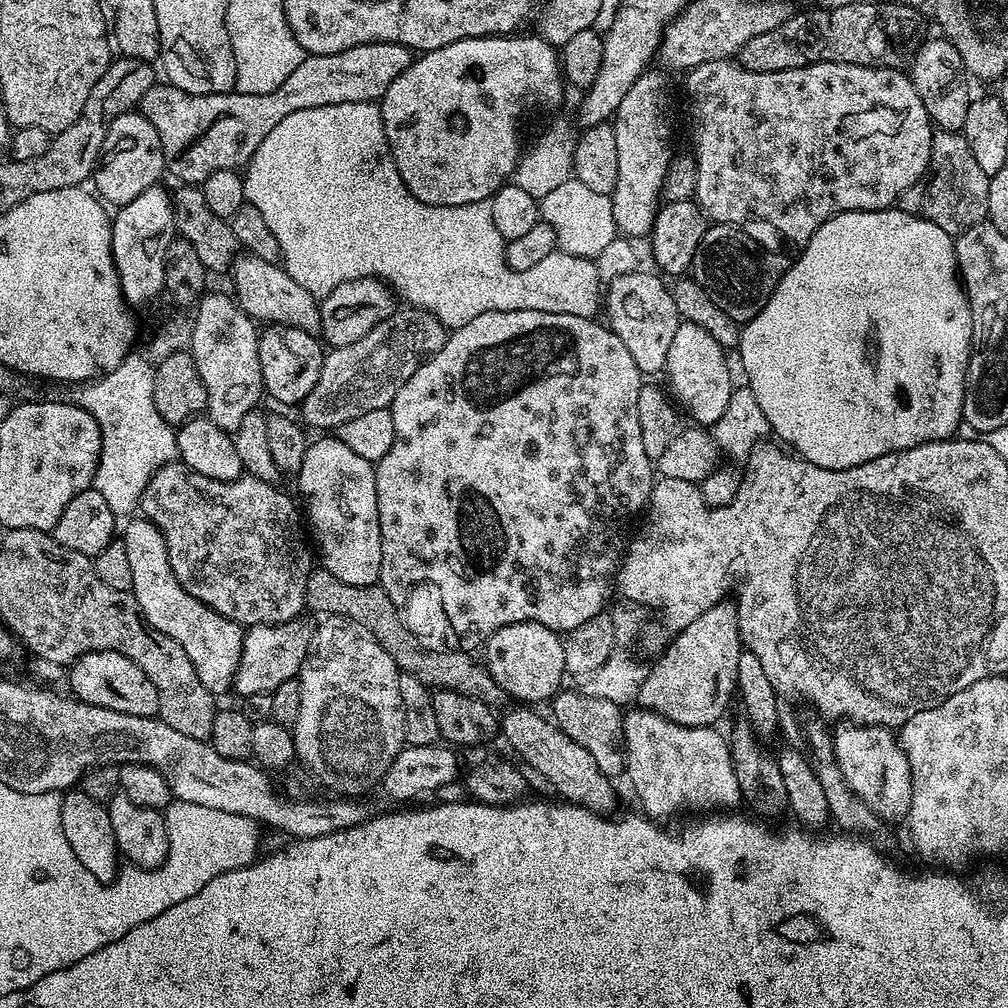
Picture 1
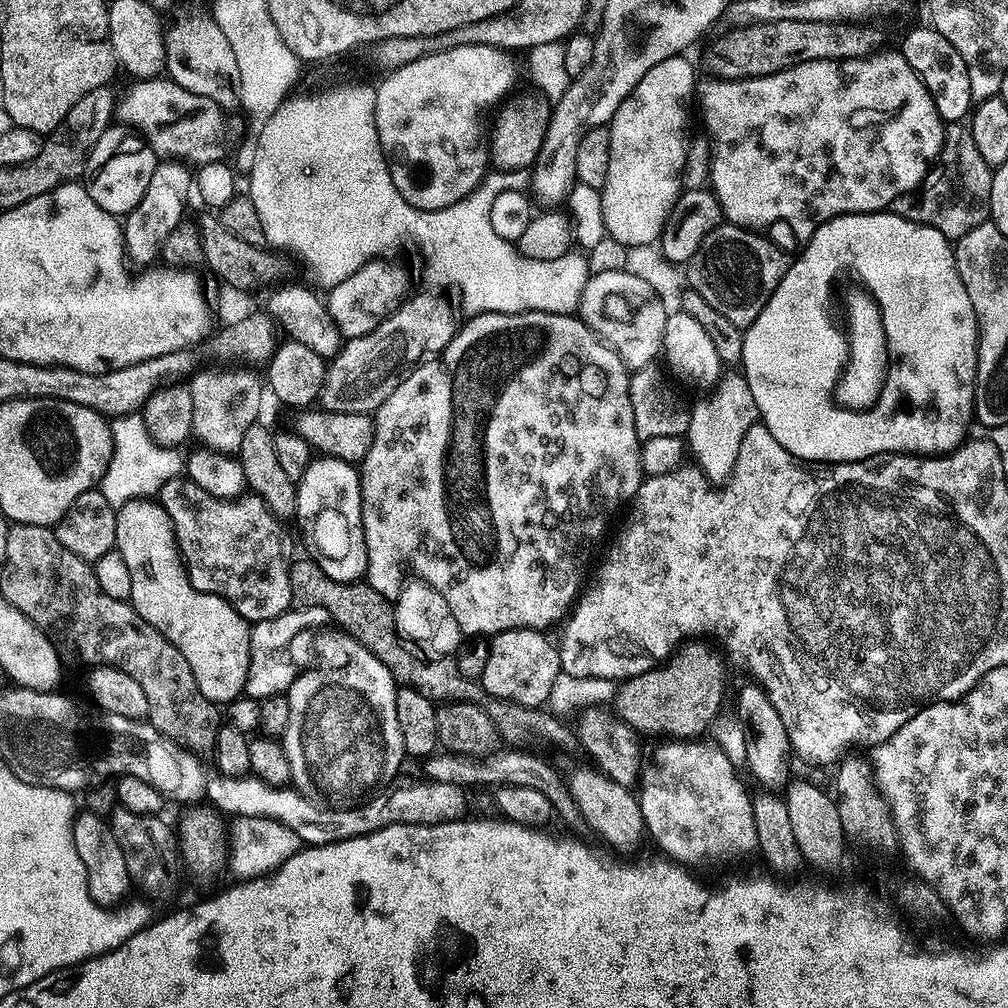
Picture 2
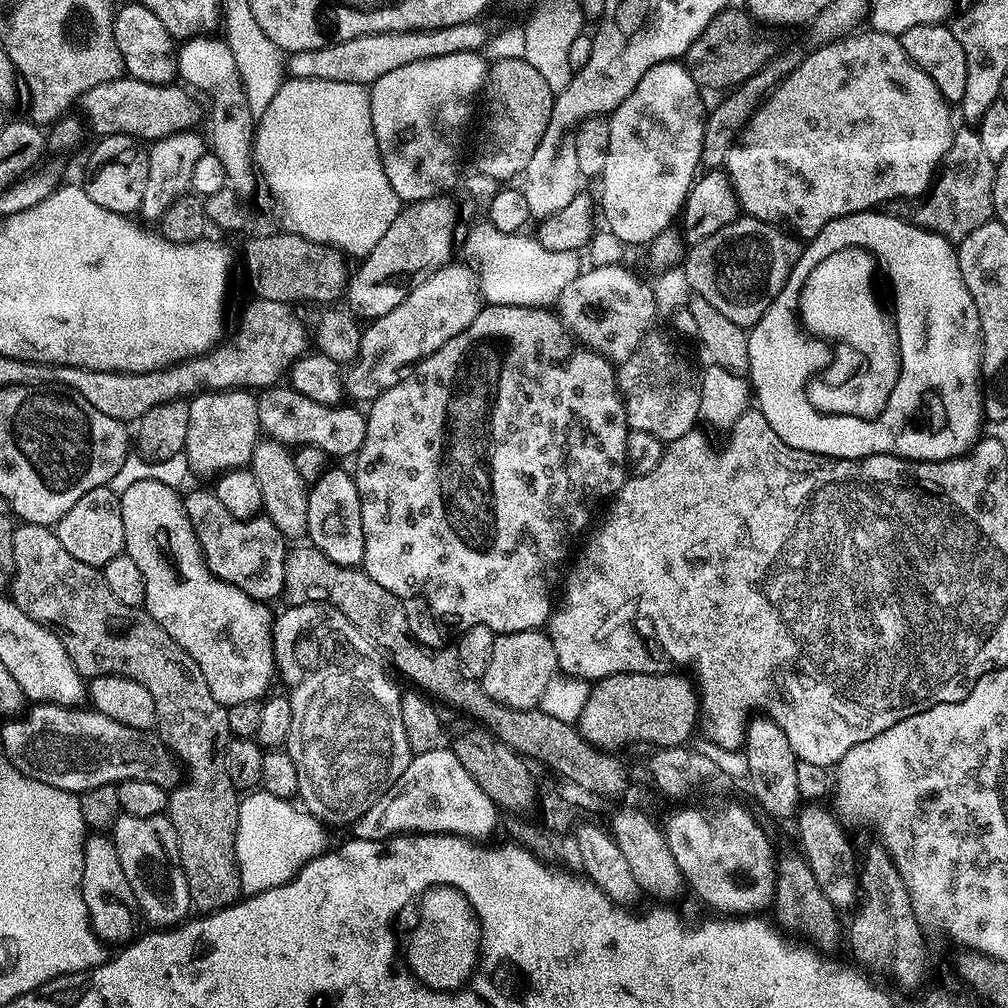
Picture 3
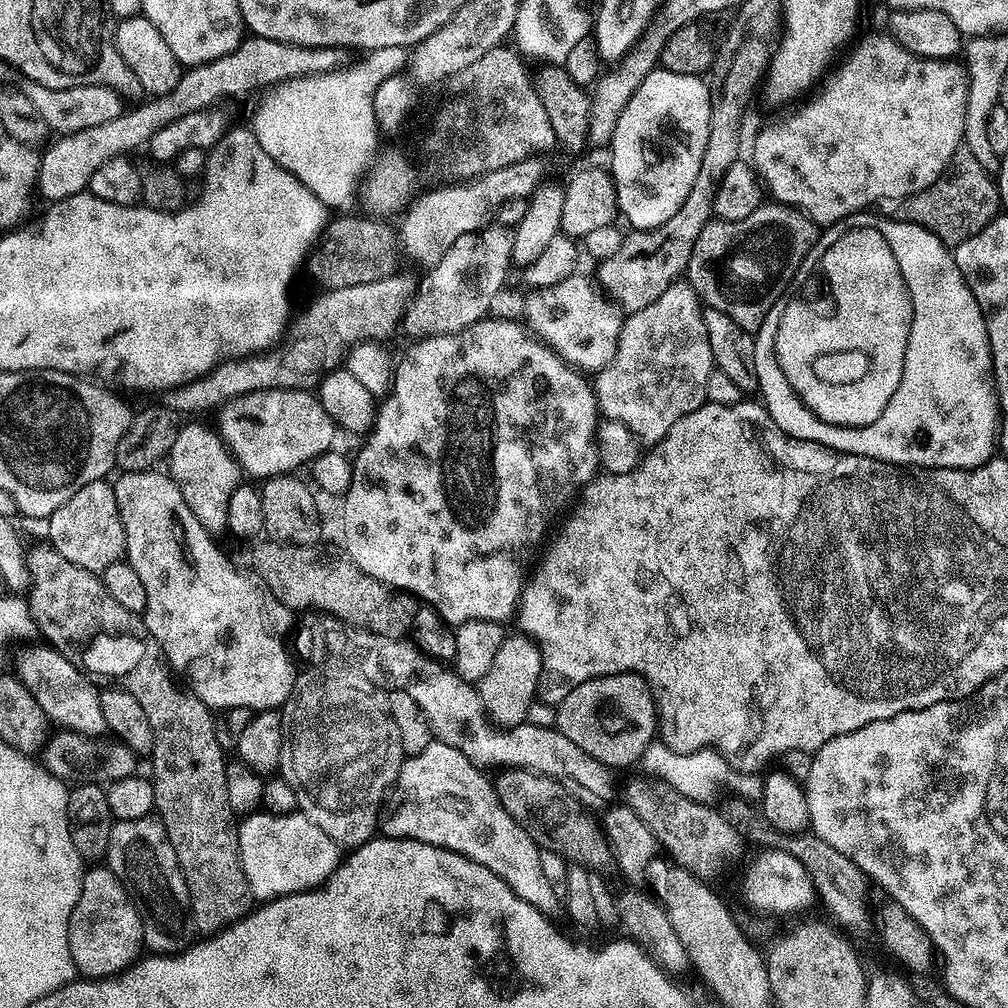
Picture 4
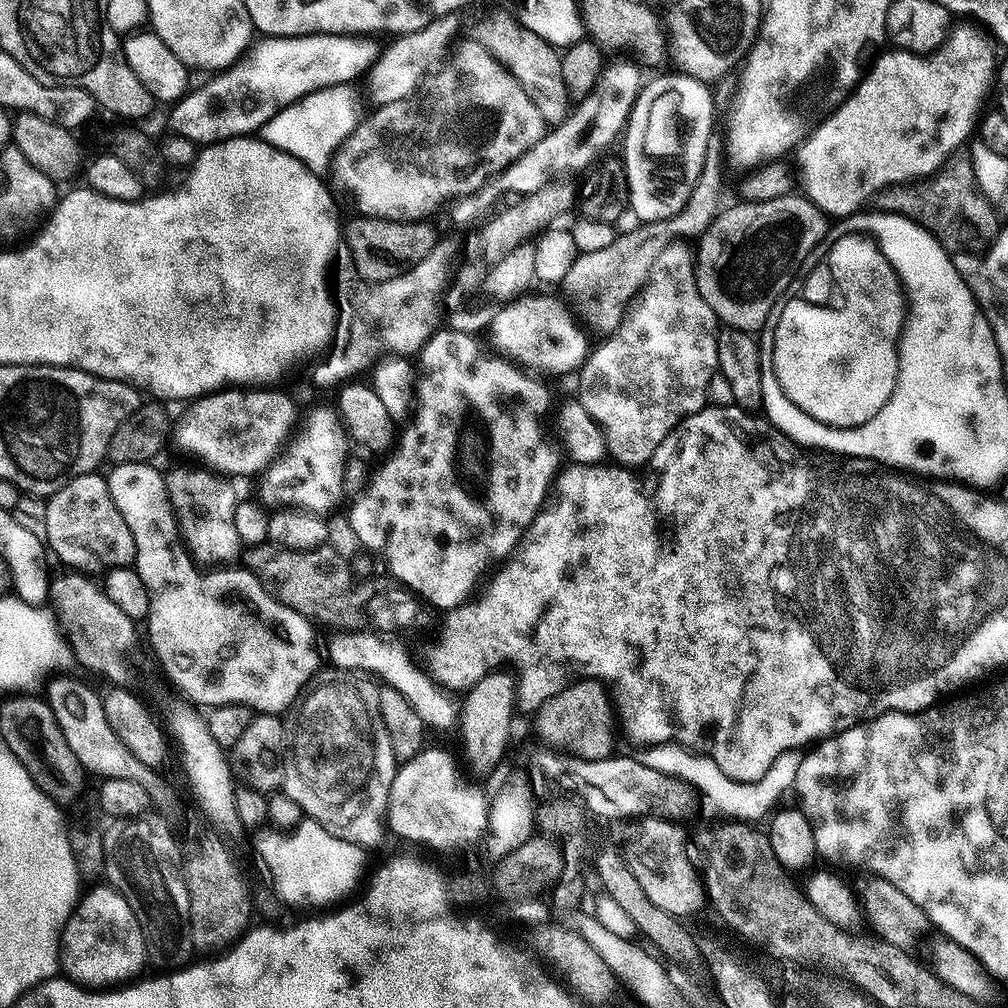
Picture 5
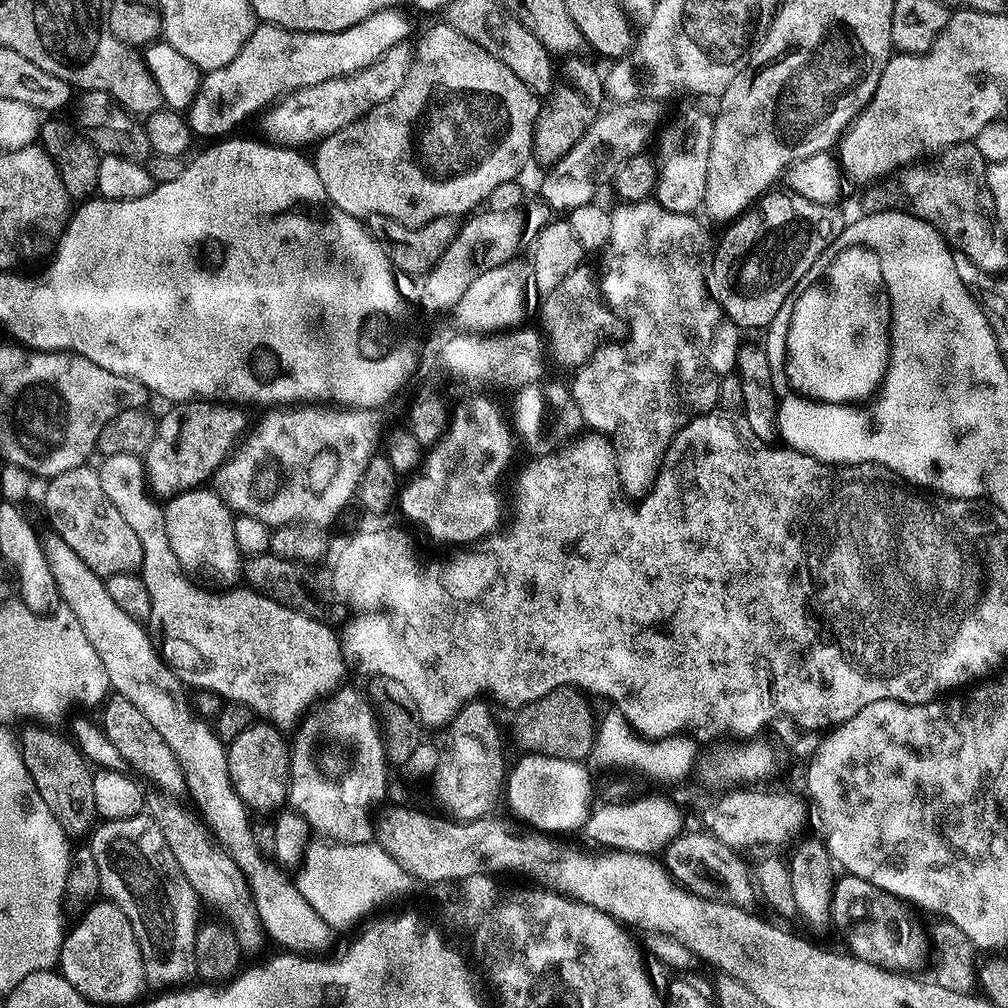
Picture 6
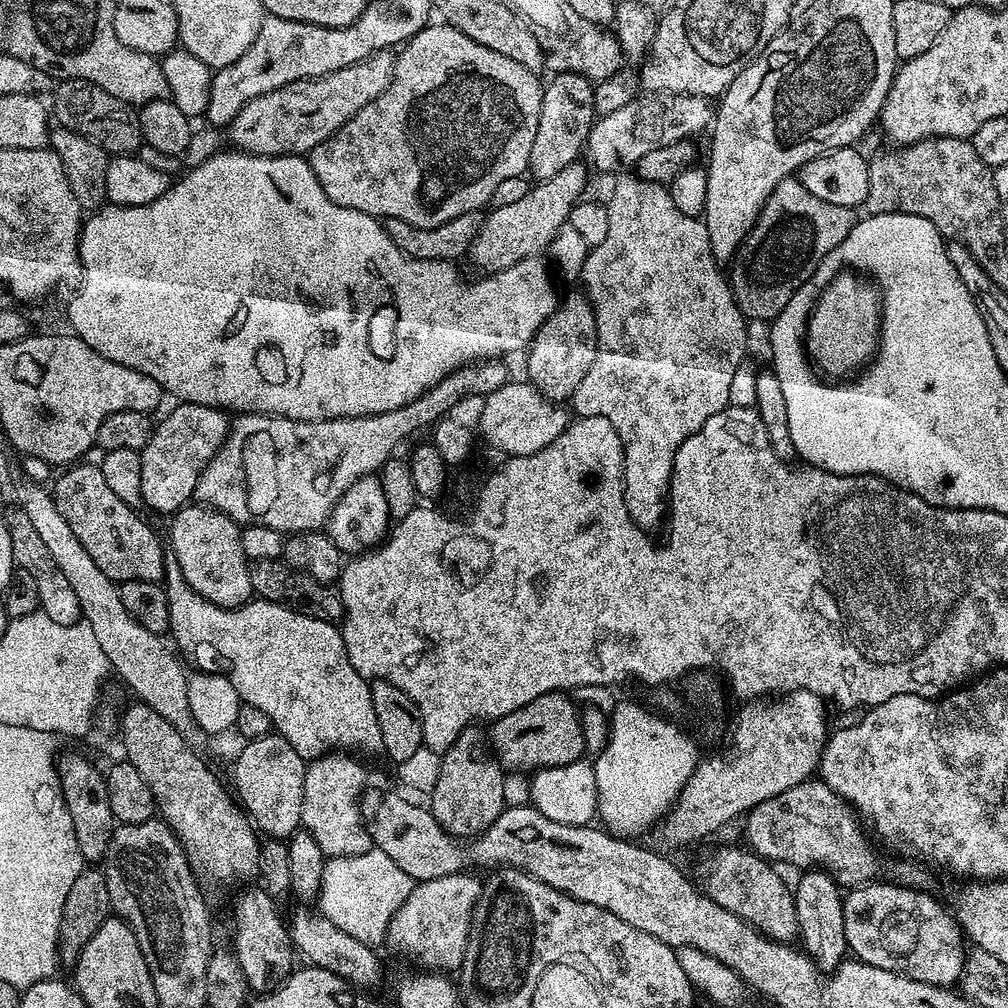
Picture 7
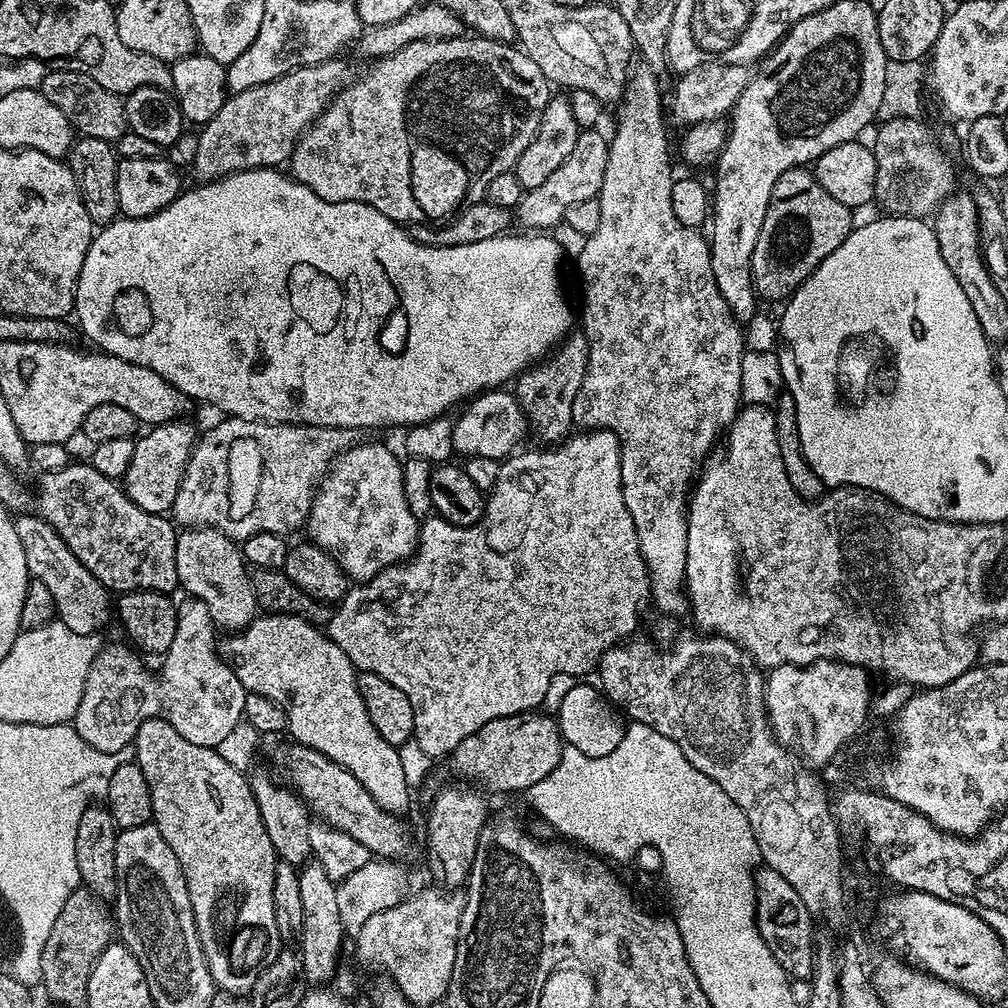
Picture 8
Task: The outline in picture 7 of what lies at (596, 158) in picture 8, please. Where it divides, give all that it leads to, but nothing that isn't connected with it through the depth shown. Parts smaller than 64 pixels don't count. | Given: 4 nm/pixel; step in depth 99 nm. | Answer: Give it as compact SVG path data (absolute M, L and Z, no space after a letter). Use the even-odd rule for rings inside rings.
M583 163L571 164L566 166L566 170L558 170L554 178L529 187L526 198L521 198L519 202L492 208L490 214L485 215L478 238L469 248L468 258L480 268L479 271L491 274L539 255L539 251L542 248L547 249L560 229L565 227L572 207L579 204L585 195L584 187L588 184L587 171L589 172L589 169Z

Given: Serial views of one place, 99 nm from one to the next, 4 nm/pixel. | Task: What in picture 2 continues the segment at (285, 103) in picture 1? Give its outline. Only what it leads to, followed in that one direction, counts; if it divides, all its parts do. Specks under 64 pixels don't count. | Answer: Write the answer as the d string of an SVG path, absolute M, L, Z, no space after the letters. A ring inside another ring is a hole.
M170 78L132 82L124 93L119 93L114 116L124 127L139 132L157 157L183 158L192 166L225 159L225 109L219 108L210 97L186 90Z

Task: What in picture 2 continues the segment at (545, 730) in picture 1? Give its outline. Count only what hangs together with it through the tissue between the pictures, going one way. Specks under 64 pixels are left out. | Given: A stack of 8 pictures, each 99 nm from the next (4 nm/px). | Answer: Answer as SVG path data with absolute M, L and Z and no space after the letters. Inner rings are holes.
M580 768L573 776L567 777L570 794L578 804L578 810L587 821L589 829L593 833L596 831L610 847L620 852L638 851L640 843L646 840L646 829L637 793L614 782L603 772L590 768Z

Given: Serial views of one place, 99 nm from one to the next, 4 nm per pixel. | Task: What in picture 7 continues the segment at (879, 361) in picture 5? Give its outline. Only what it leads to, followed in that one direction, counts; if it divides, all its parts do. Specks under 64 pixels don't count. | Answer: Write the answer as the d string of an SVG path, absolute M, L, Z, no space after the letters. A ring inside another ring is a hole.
M852 270L841 272L822 289L808 317L806 351L809 361L828 378L848 378L859 373L876 355L881 311L882 296L875 283Z

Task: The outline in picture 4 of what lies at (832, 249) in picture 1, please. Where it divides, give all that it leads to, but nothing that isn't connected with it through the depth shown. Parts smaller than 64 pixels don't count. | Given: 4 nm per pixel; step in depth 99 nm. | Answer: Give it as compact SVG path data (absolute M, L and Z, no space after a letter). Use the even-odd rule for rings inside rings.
M867 211L858 212L853 217L857 224L874 224L890 242L894 258L902 270L902 278L912 299L912 325L906 346L906 358L902 370L902 382L894 390L894 398L886 402L886 410L874 422L859 426L831 424L818 418L808 408L807 403L795 392L793 381L786 378L778 366L775 339L778 332L774 327L764 325L755 333L754 366L758 370L758 389L762 403L774 422L788 436L795 440L809 440L815 444L825 444L835 452L849 452L855 456L869 456L887 464L911 466L913 468L977 468L992 459L998 448L998 425L1002 420L1000 404L996 400L996 381L992 378L992 351L986 334L986 322L974 294L966 286L956 265L956 257L948 245L937 236L930 234L922 226L907 224Z

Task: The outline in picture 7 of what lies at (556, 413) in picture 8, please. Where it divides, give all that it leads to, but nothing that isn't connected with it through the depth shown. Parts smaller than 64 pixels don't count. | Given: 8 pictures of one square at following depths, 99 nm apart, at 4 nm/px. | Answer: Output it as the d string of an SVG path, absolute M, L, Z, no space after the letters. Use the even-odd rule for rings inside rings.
M583 291L572 292L556 305L554 314L536 332L536 338L527 349L527 379L541 396L553 402L571 401L578 390L578 382L586 378L596 357L596 319L594 310Z

